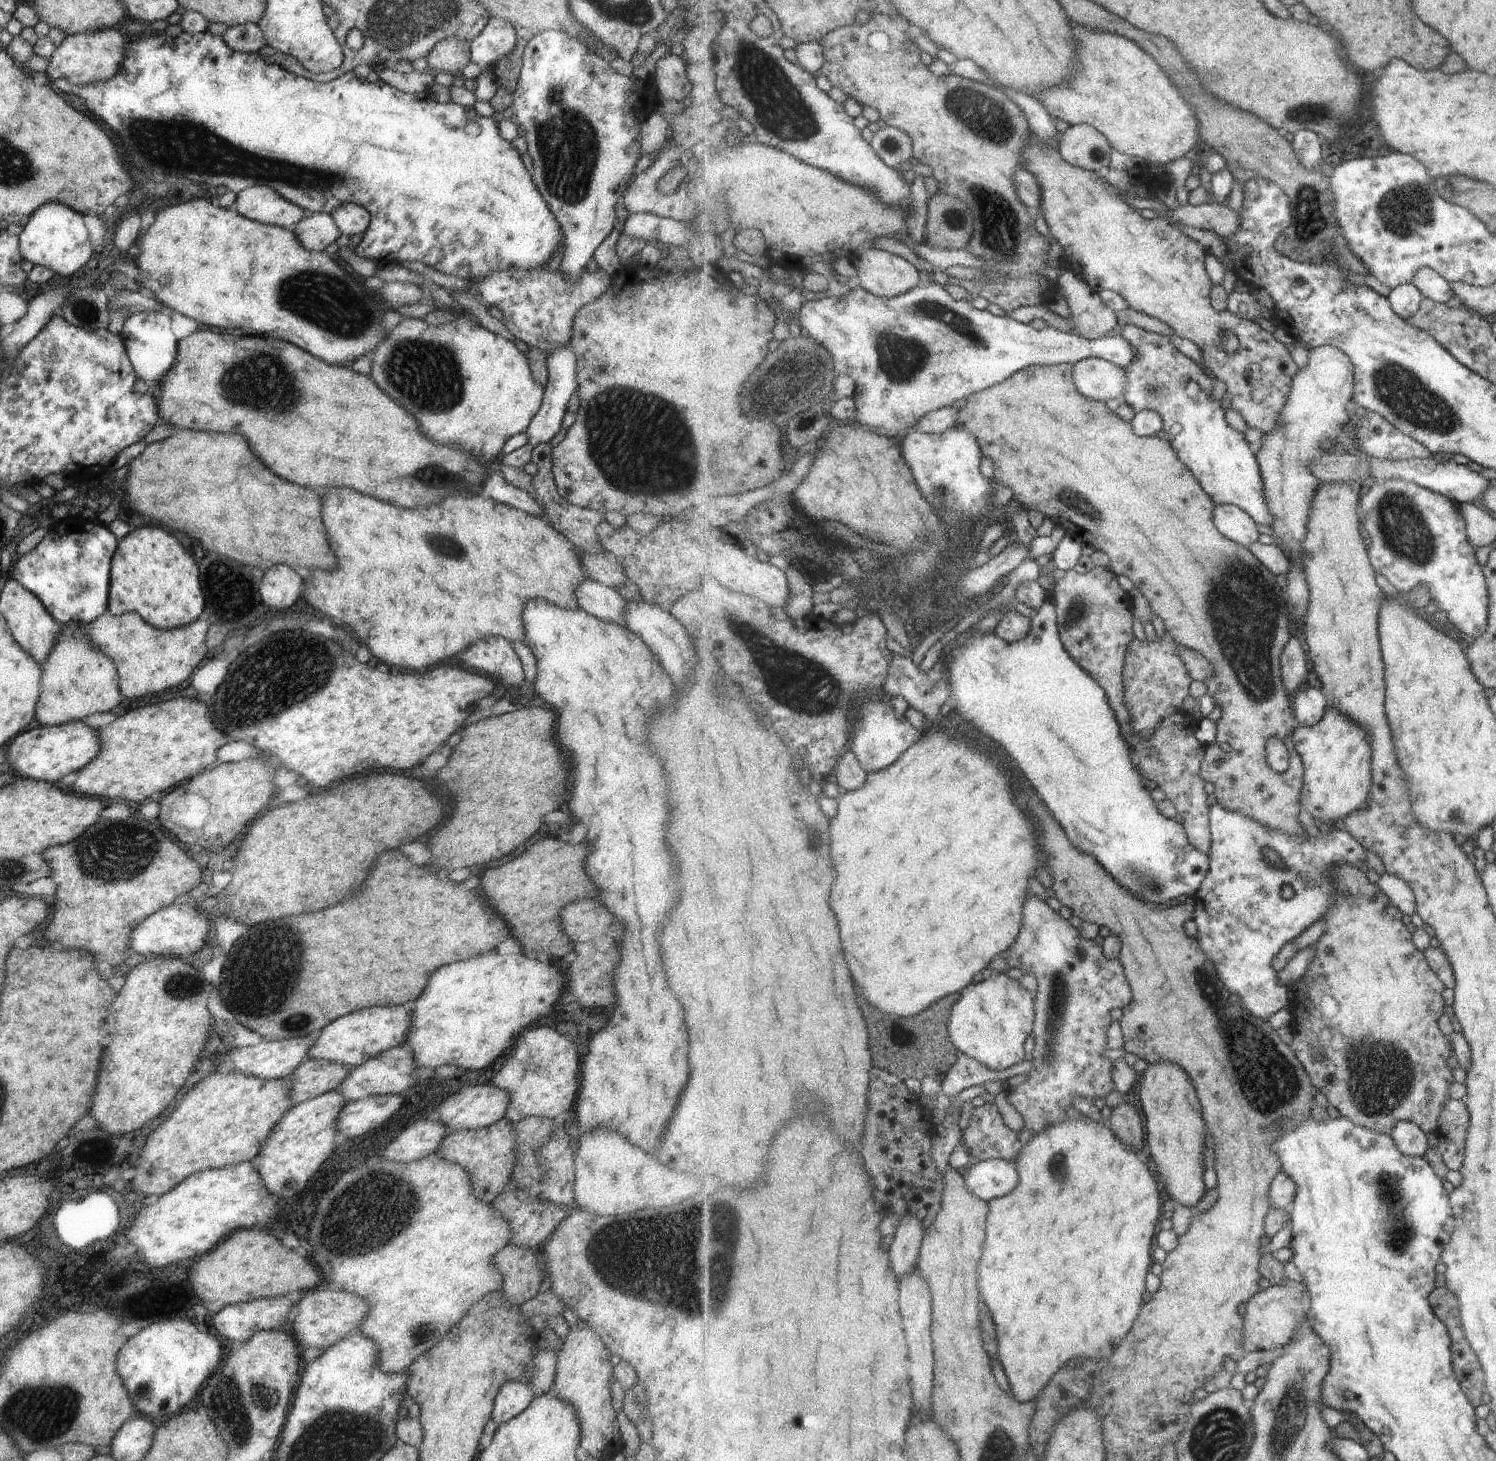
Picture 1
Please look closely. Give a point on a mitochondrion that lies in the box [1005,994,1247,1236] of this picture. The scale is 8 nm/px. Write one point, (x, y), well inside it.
(1061, 1176)

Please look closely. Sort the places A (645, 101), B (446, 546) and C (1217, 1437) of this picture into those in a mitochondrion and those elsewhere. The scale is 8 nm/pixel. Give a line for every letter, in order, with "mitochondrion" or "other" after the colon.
A: other
B: mitochondrion
C: mitochondrion

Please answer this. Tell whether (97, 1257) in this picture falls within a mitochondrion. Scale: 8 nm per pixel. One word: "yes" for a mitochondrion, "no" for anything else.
no

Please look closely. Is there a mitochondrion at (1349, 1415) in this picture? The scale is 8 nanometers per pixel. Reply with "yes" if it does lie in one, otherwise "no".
no

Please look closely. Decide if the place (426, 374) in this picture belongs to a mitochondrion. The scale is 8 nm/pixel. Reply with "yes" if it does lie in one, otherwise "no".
yes

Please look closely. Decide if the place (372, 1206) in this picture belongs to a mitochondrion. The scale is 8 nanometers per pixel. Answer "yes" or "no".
yes

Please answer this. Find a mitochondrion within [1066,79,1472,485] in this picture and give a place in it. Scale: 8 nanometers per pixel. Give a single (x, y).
(1399, 390)

